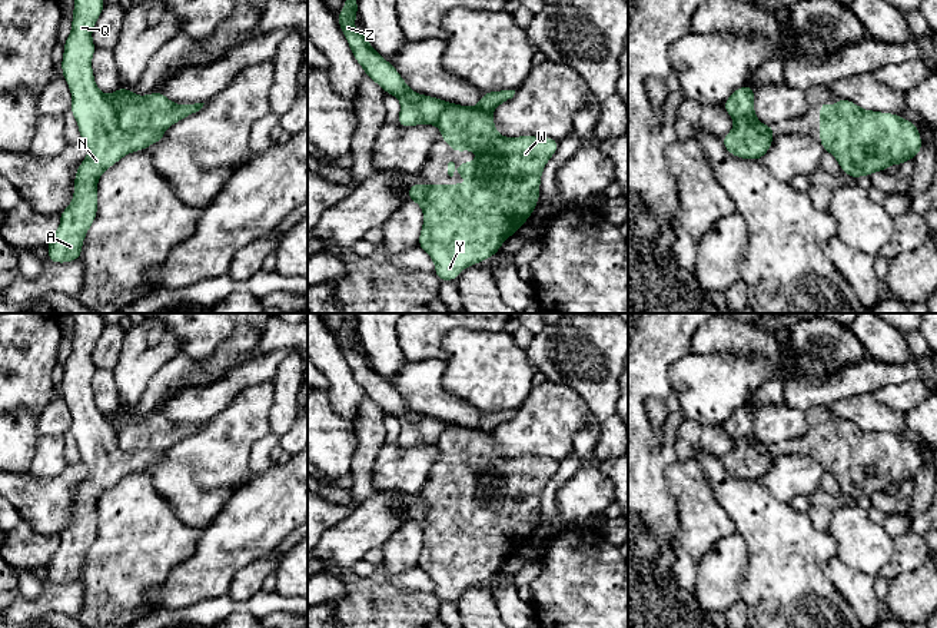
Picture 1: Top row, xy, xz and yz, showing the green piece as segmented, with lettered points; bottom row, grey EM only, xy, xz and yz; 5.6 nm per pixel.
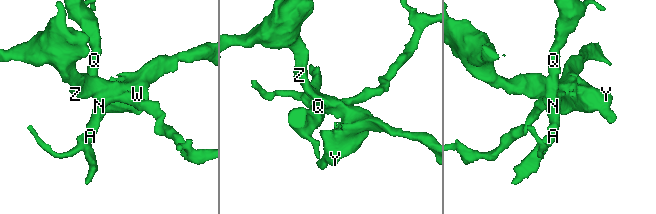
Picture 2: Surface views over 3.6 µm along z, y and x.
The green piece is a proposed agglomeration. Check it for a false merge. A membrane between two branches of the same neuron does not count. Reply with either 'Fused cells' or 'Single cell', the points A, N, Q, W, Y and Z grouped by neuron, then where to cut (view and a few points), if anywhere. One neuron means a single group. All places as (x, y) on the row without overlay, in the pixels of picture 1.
Fused cells. Groups: A N Q / W Y Z. Split along xy (106, 416), (118, 444), (123, 449), (162, 451)

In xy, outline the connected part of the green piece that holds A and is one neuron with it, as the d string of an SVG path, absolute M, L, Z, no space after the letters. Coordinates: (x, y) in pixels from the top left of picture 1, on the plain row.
M74 313L72 352L60 383L72 412L70 432L89 472L74 495L73 521L62 531L60 546L47 564L47 582L80 581L83 561L97 536L102 494L127 474L144 471L165 458L163 451L123 451L109 418L94 403L92 378L97 368L92 352L104 325L100 313Z

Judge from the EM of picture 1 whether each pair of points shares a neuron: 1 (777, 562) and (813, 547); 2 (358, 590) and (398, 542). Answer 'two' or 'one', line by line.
1: one
2: one

